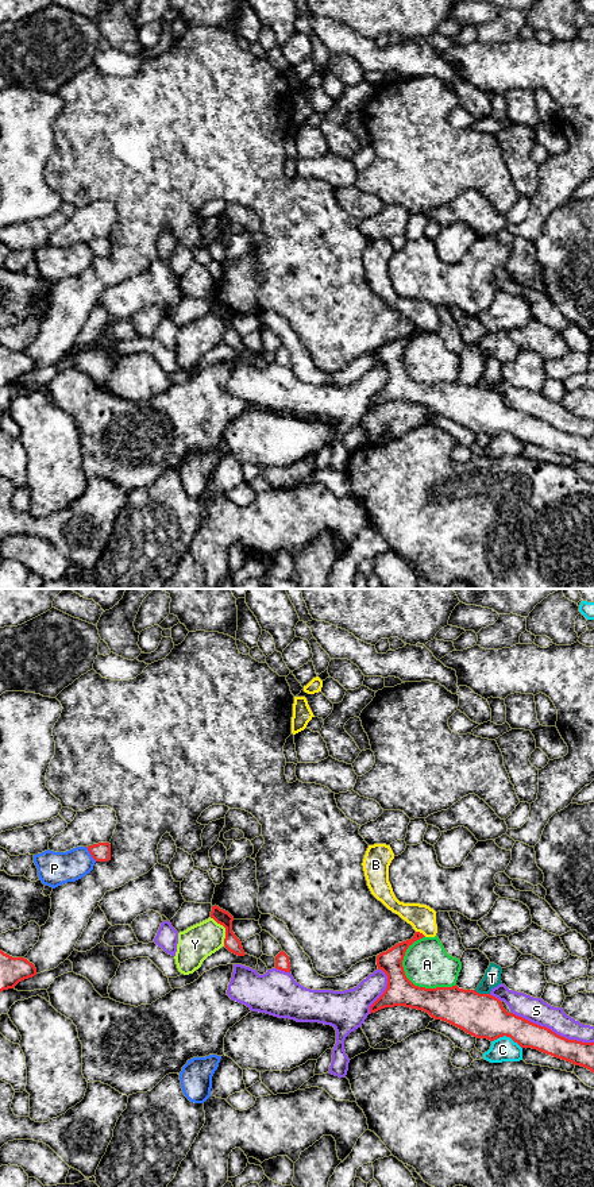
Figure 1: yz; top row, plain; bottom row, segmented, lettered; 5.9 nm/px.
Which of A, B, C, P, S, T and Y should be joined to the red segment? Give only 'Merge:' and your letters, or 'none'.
Merge: none

